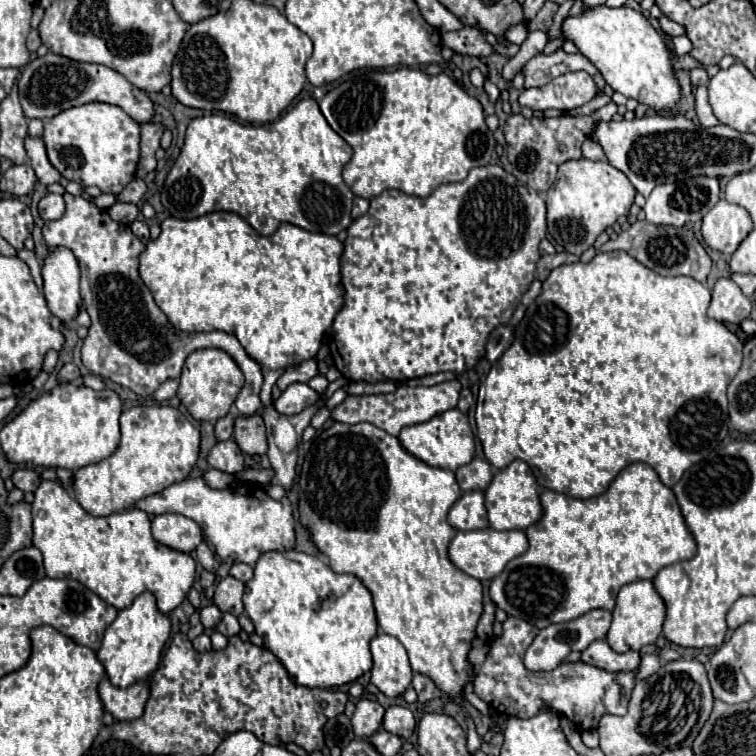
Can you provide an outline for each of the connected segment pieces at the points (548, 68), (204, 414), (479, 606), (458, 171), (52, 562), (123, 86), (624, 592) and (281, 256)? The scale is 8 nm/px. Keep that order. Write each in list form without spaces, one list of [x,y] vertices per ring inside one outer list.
[[[557,50],[551,56],[537,54],[521,68],[521,74],[525,76],[525,88],[539,88],[539,86],[545,86],[547,82],[551,82],[553,78],[557,78],[565,72],[571,72],[571,70],[585,70],[595,80],[599,94],[603,94],[605,80],[601,78],[599,70],[579,52],[565,54],[563,50]]]
[[[207,348],[207,350],[197,350],[193,354],[189,354],[181,378],[179,378],[179,390],[177,396],[181,400],[181,404],[187,408],[187,412],[195,418],[195,420],[207,420],[207,422],[215,422],[221,416],[229,414],[237,394],[243,388],[243,372],[239,370],[237,362],[219,348]]]
[[[335,422],[313,438],[301,466],[297,488],[299,520],[309,530],[317,550],[329,558],[331,568],[359,576],[373,594],[379,628],[405,646],[411,668],[431,678],[441,696],[449,700],[461,698],[475,674],[469,662],[469,650],[483,614],[483,586],[479,580],[455,568],[447,556],[447,546],[457,534],[447,514],[461,498],[455,474],[417,460],[401,448],[395,436],[369,422],[353,426]]]
[[[399,68],[395,72],[355,70],[345,76],[339,86],[329,90],[319,106],[329,126],[353,148],[353,158],[343,168],[345,184],[355,196],[367,200],[379,196],[387,188],[425,198],[441,184],[465,180],[471,168],[487,166],[495,150],[495,136],[485,124],[481,102],[463,92],[447,74],[429,76],[423,70],[409,68]]]
[[[43,480],[35,490],[31,512],[33,546],[43,554],[47,576],[73,578],[117,610],[127,608],[141,592],[149,590],[155,594],[159,610],[169,614],[193,586],[195,560],[153,540],[149,514],[143,510],[133,508],[109,516],[91,516],[59,482]]]
[[[47,52],[47,56],[35,58],[33,62],[29,62],[19,76],[17,88],[19,88],[21,108],[27,118],[41,118],[41,120],[53,118],[67,108],[83,106],[89,102],[115,104],[123,108],[137,124],[147,124],[155,116],[155,104],[151,102],[151,98],[139,88],[135,88],[117,70],[103,64],[75,62],[75,60],[57,56],[53,52]]]
[[[637,580],[631,584],[625,584],[617,594],[617,606],[613,610],[613,622],[607,632],[607,642],[615,652],[627,652],[627,650],[641,650],[647,644],[655,644],[663,630],[665,622],[665,602],[655,590],[651,580]]]
[[[211,212],[195,220],[167,218],[161,224],[161,236],[147,242],[139,274],[175,328],[183,332],[225,330],[237,336],[245,352],[261,364],[265,378],[261,400],[265,402],[285,368],[317,354],[325,330],[345,306],[345,288],[341,288],[343,250],[345,246],[337,236],[307,232],[293,224],[281,224],[271,236],[259,236],[239,214]]]

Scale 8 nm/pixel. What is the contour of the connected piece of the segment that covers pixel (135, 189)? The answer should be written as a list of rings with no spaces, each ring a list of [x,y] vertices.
[[[135,178],[135,180],[131,180],[125,188],[123,188],[123,192],[117,196],[121,202],[133,202],[133,204],[137,204],[141,198],[143,198],[143,194],[145,194],[145,182],[141,180],[141,178]]]

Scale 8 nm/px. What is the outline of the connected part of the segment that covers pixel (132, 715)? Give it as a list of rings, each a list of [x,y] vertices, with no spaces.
[[[103,678],[99,682],[99,696],[105,710],[109,710],[117,720],[135,720],[143,714],[145,702],[149,698],[149,688],[145,682],[117,688],[109,682],[109,678]]]

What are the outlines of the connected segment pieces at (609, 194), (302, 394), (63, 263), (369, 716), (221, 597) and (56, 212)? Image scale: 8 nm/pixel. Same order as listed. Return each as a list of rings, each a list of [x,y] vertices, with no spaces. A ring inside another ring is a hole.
[[[567,160],[557,172],[555,184],[547,192],[547,226],[553,240],[567,252],[581,256],[597,236],[613,226],[621,216],[629,214],[635,198],[635,188],[629,178],[613,168],[609,162]]]
[[[291,384],[275,402],[275,408],[279,414],[299,414],[303,408],[311,406],[317,400],[317,392],[311,390],[307,384]]]
[[[49,248],[41,264],[43,294],[51,312],[67,322],[79,312],[79,264],[69,248]]]
[[[361,698],[351,716],[351,726],[357,738],[369,738],[373,732],[381,728],[381,720],[385,716],[385,708],[379,702]]]
[[[227,576],[227,578],[219,580],[219,584],[215,588],[213,604],[221,612],[241,616],[241,612],[243,612],[243,600],[241,600],[243,598],[243,588],[245,588],[245,584],[241,580],[235,580],[233,576]]]
[[[47,194],[41,202],[39,202],[39,216],[43,220],[55,220],[61,218],[61,214],[65,212],[65,200],[61,194]]]

